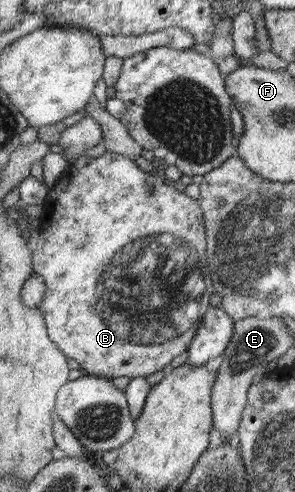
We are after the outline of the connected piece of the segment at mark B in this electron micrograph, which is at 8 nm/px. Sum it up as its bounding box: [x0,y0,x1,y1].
[31,151,212,379]

